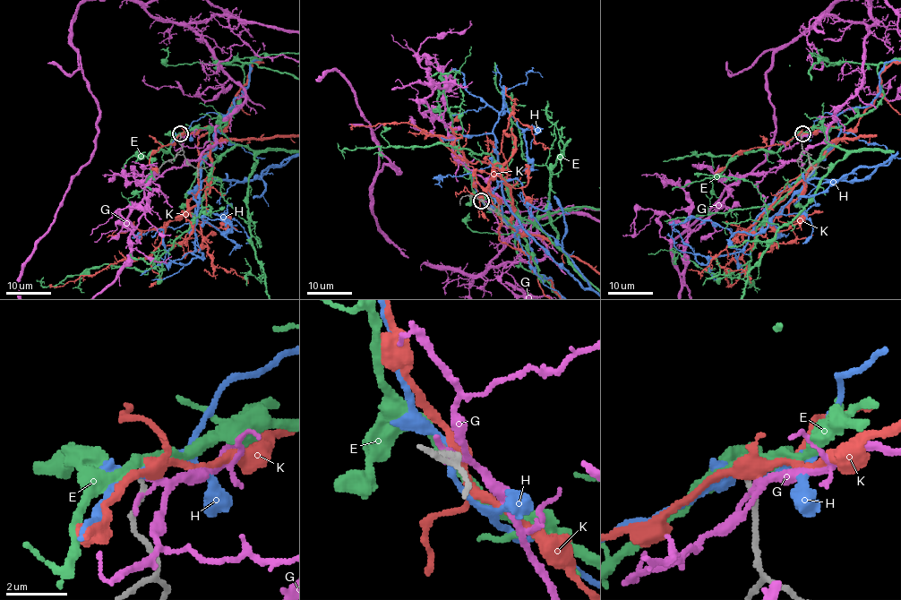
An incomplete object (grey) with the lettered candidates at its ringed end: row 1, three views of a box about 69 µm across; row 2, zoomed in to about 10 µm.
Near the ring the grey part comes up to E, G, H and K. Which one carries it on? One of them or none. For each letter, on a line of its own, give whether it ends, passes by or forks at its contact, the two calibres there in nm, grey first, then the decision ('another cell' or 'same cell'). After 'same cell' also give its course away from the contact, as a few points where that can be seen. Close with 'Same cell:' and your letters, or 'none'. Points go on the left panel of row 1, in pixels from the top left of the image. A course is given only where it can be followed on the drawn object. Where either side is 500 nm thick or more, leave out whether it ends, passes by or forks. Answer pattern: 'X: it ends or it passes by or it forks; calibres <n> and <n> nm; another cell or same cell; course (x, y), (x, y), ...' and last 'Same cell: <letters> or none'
E: it passes by; calibres 170 and 320 nm; another cell
G: it passes by; calibres 200 and 150 nm; another cell
H: it passes by; calibres 200 and 220 nm; another cell
K: it forks; calibres 200 and 360 nm; another cell
Same cell: none

